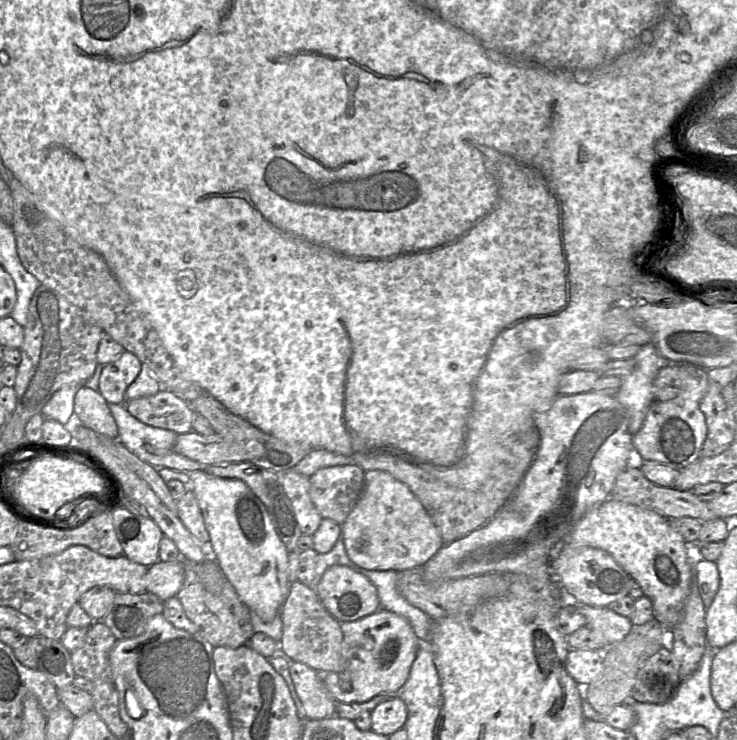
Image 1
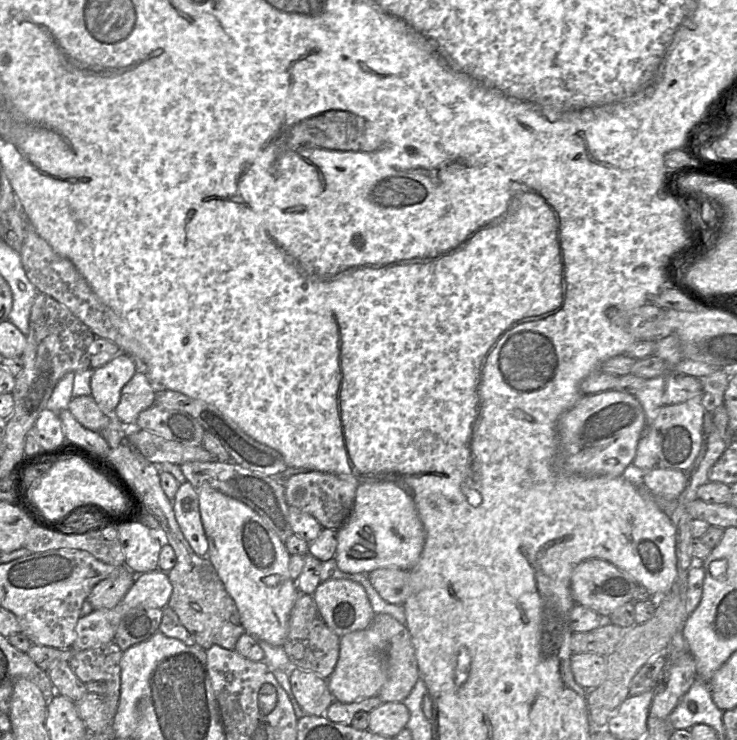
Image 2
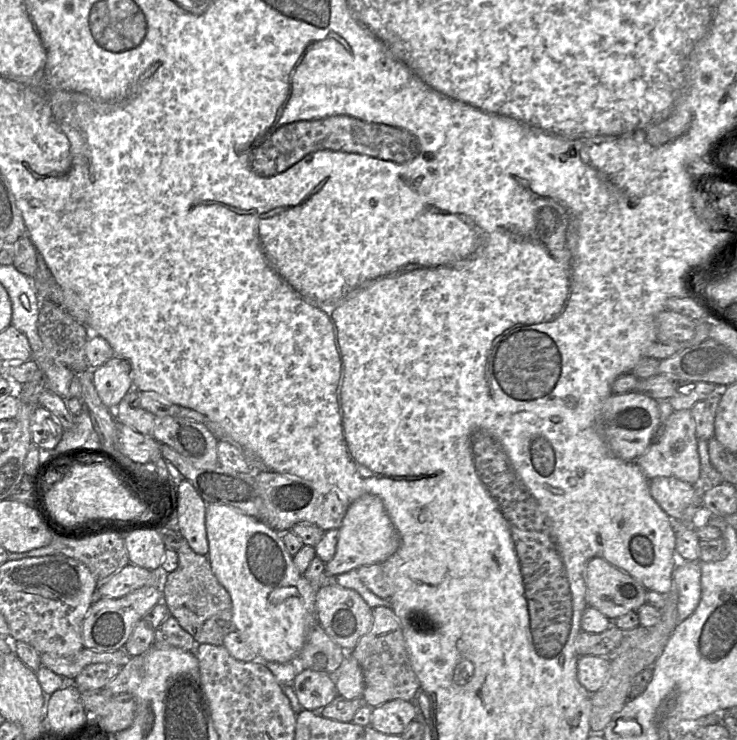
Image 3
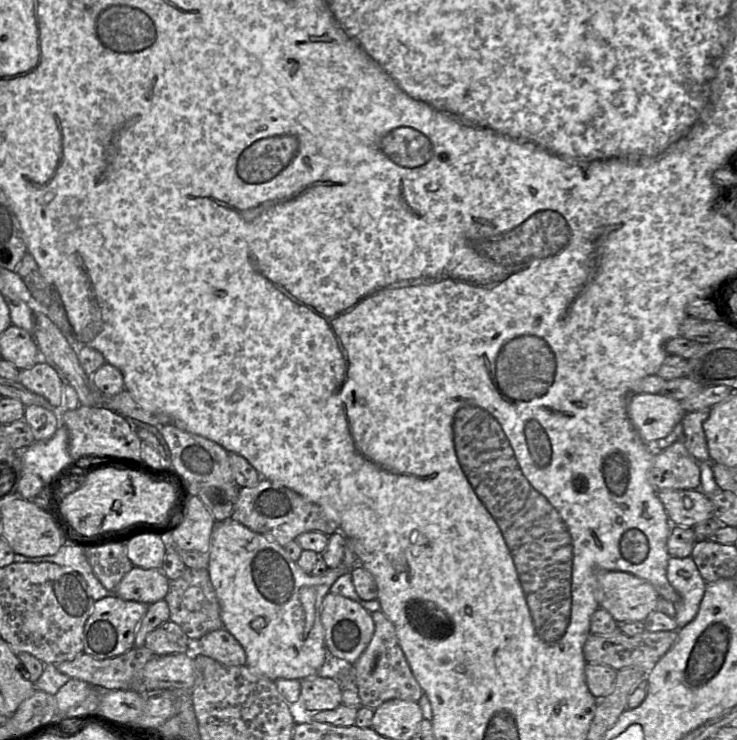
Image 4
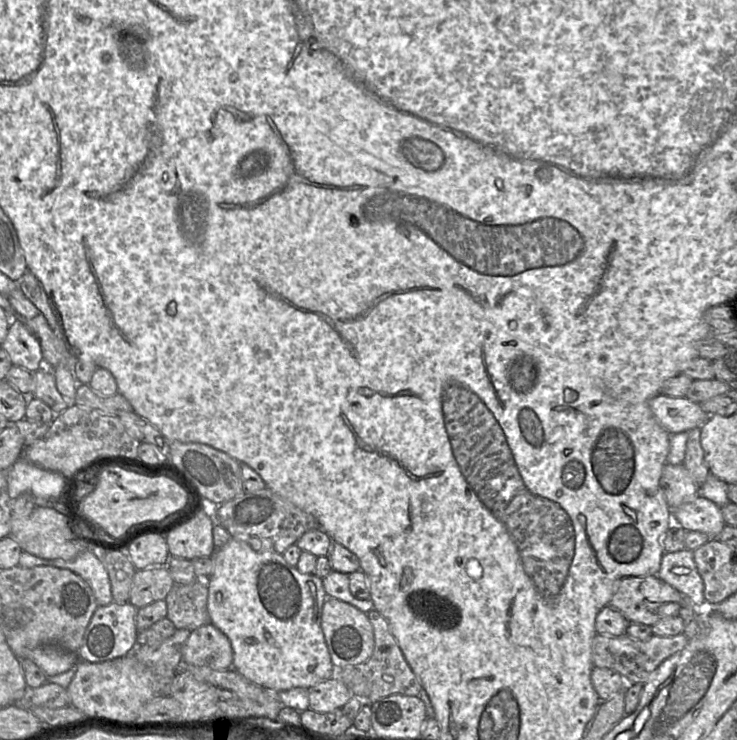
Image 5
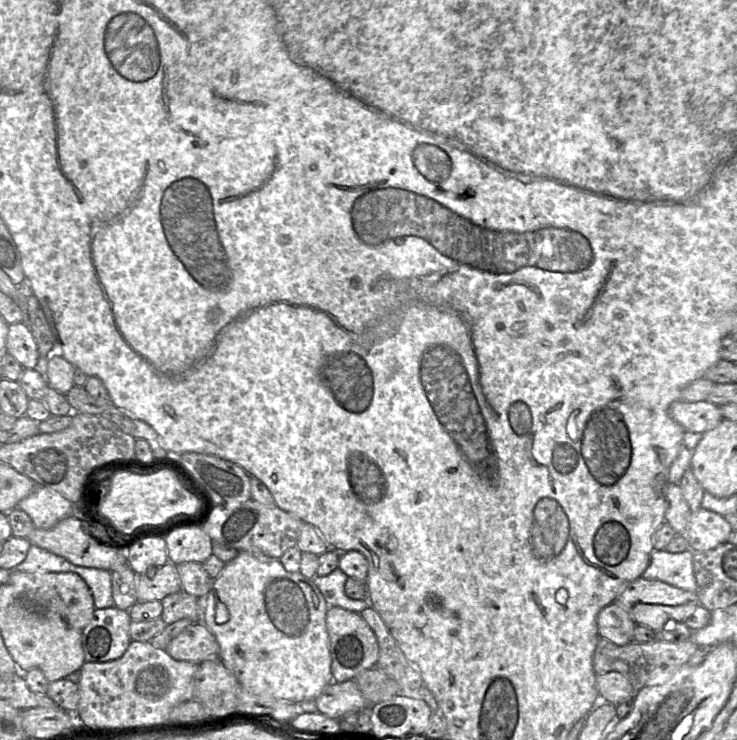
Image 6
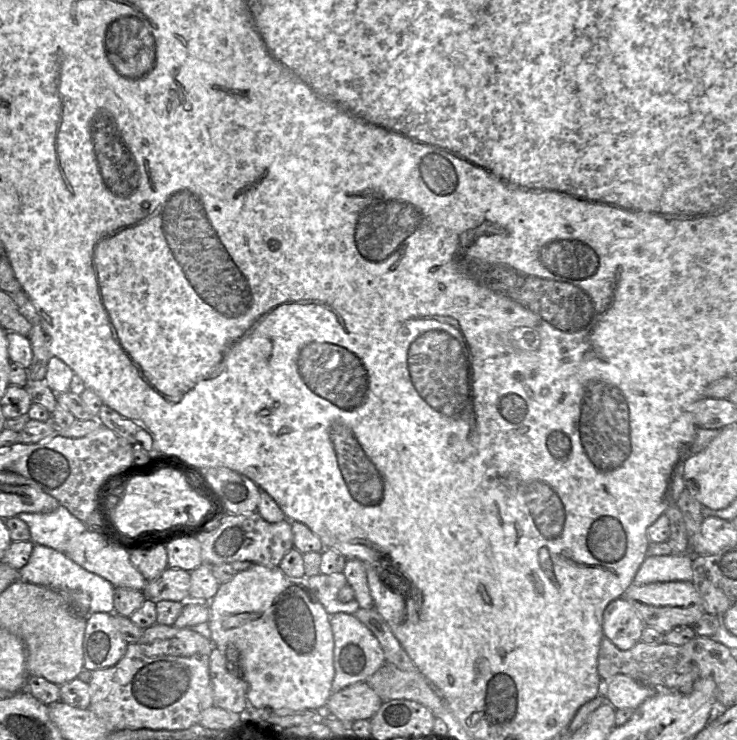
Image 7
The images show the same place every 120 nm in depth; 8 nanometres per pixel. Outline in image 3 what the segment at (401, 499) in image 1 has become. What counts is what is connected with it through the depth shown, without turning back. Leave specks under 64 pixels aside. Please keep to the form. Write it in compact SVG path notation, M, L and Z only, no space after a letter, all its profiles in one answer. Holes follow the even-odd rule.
M363 495L349 506L339 530L336 552L326 564L325 576L335 576L362 566L381 564L393 555L400 545L400 536L387 514L382 501L373 495Z

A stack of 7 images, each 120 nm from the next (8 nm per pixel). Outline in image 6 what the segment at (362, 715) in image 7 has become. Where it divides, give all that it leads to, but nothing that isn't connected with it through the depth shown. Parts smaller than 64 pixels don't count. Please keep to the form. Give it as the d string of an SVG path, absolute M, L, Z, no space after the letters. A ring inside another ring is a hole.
M355 680L331 682L315 699L318 712L339 719L346 712L361 712L370 708Z

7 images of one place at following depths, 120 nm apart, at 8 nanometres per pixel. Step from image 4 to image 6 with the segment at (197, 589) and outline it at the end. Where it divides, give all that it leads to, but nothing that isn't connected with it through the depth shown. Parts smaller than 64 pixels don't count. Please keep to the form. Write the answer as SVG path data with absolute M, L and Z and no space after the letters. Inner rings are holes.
M180 590L161 600L163 607L160 618L167 624L180 619L189 618L194 622L200 621L200 606L198 598Z

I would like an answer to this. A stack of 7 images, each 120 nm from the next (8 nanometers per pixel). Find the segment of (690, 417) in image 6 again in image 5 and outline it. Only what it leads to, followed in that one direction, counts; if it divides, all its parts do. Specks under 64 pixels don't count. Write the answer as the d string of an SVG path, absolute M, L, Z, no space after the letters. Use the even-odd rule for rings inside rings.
M658 394L649 401L649 407L658 423L670 435L700 427L708 418L699 404L685 397Z

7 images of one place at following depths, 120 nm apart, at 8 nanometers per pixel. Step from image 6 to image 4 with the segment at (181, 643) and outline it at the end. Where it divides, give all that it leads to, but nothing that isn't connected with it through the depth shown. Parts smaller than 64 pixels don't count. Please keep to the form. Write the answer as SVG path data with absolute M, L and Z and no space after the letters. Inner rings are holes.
M226 629L210 632L195 643L195 652L210 657L226 666L246 664L243 647Z

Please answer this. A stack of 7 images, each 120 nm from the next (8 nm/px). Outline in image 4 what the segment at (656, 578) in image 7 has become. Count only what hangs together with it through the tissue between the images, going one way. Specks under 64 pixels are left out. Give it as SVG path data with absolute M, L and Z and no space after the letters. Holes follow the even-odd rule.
M691 556L670 557L666 570L669 584L679 594L680 600L674 604L674 617L678 628L691 622L699 609L706 583L700 575Z

